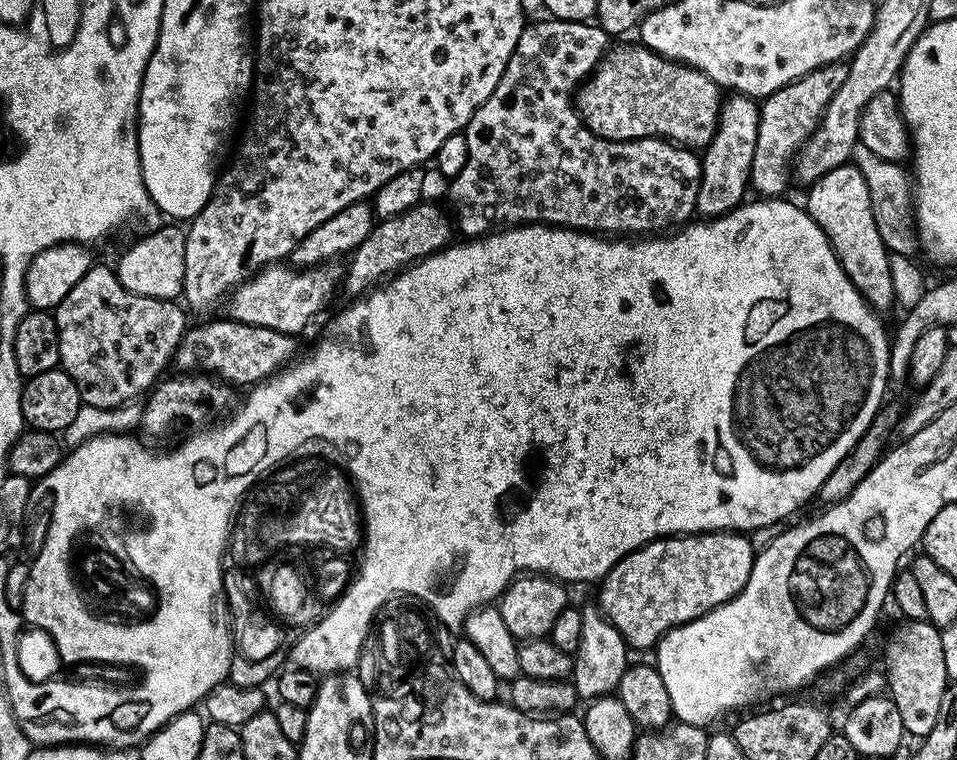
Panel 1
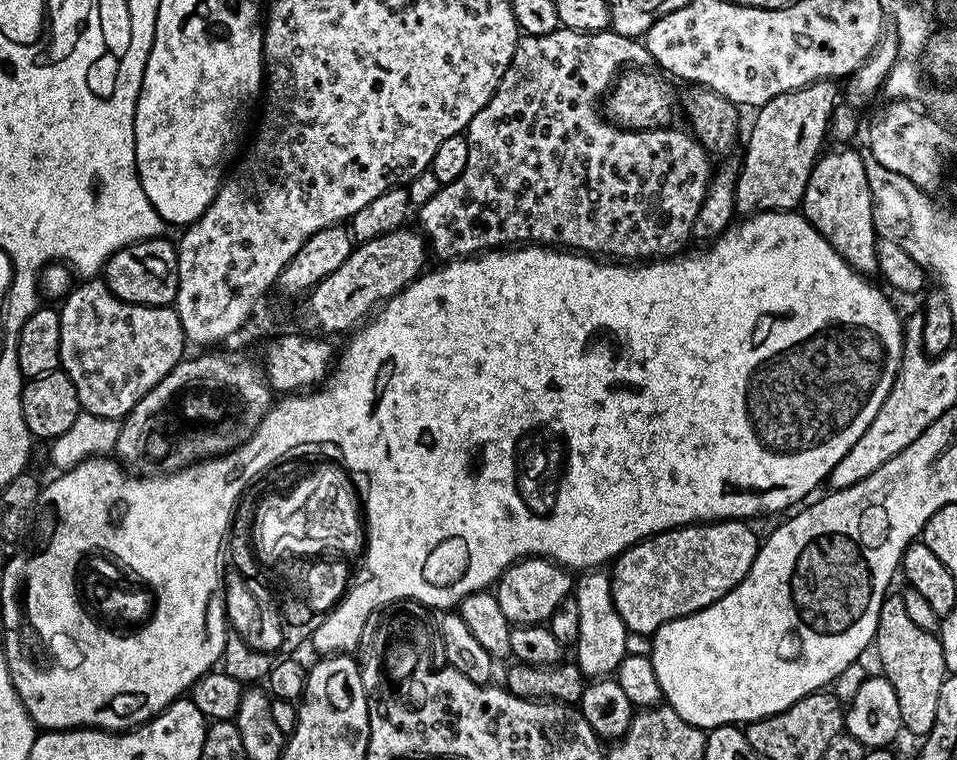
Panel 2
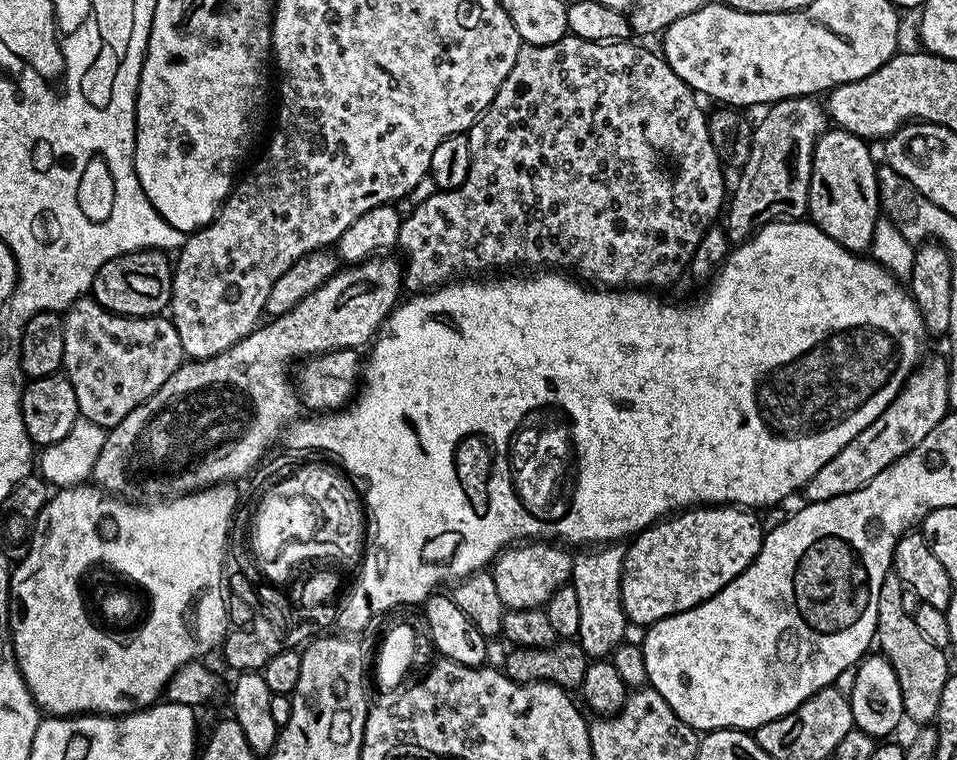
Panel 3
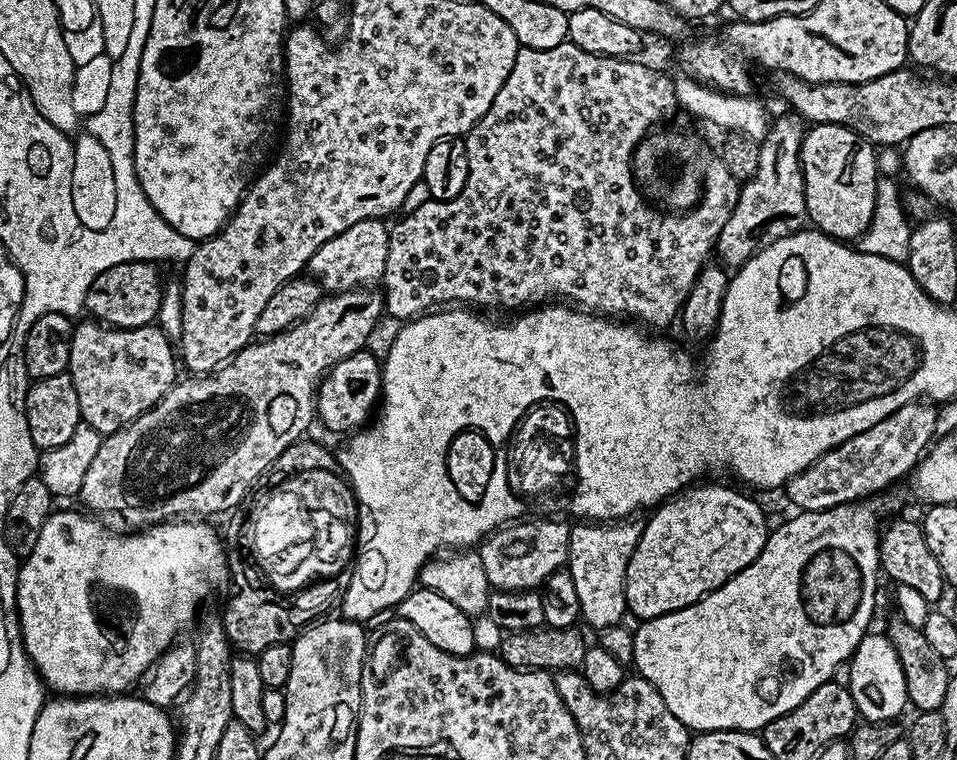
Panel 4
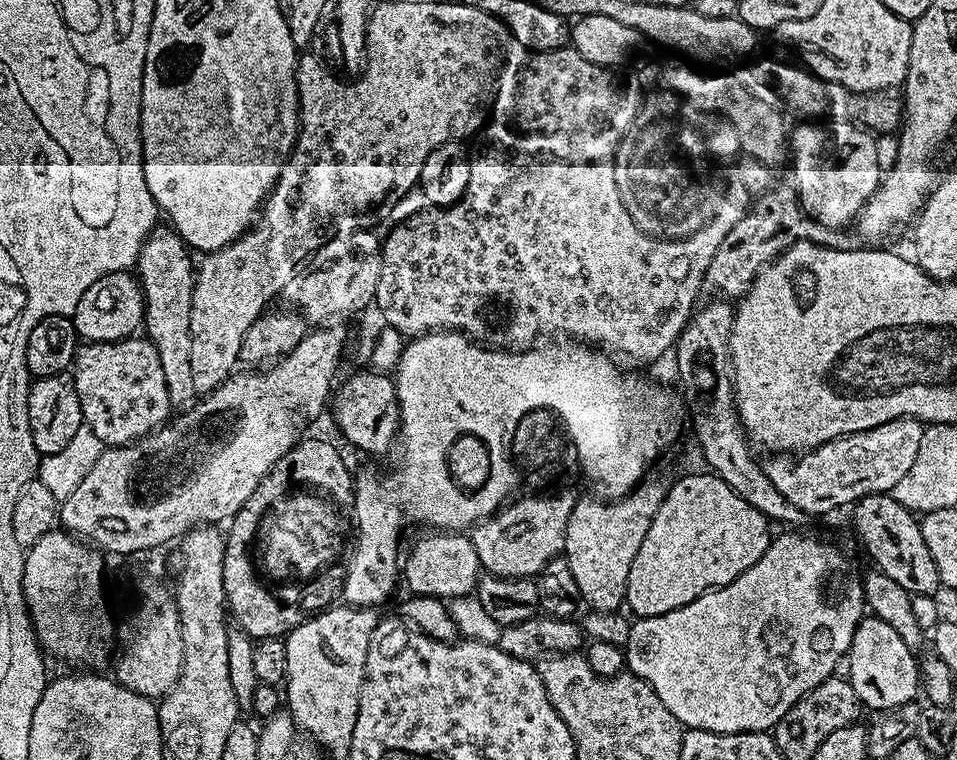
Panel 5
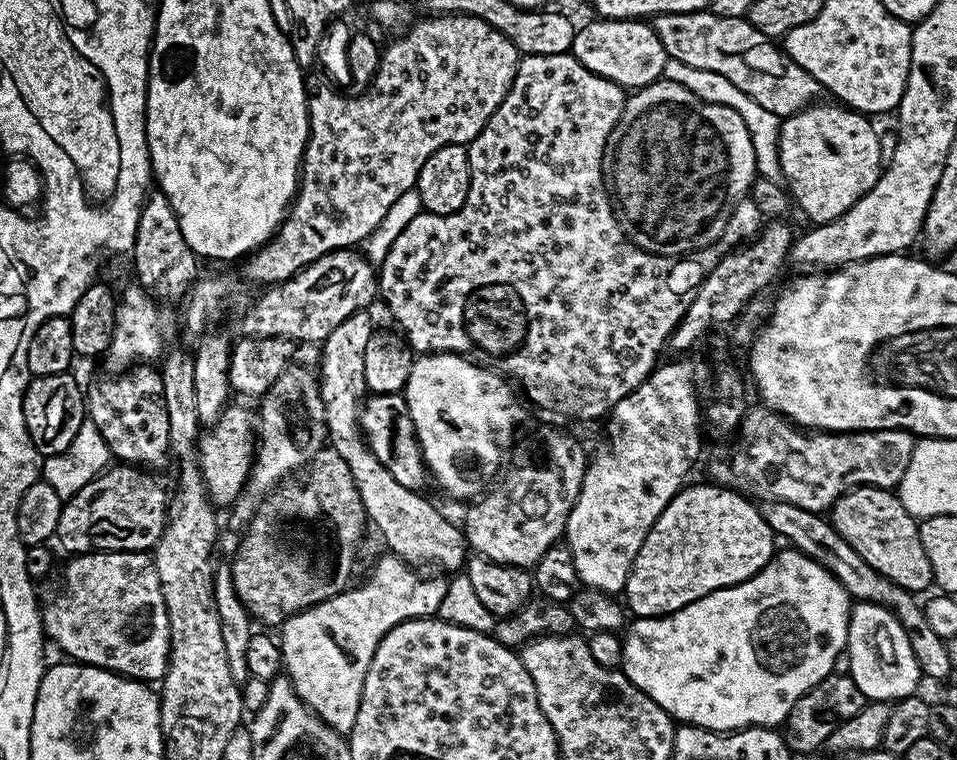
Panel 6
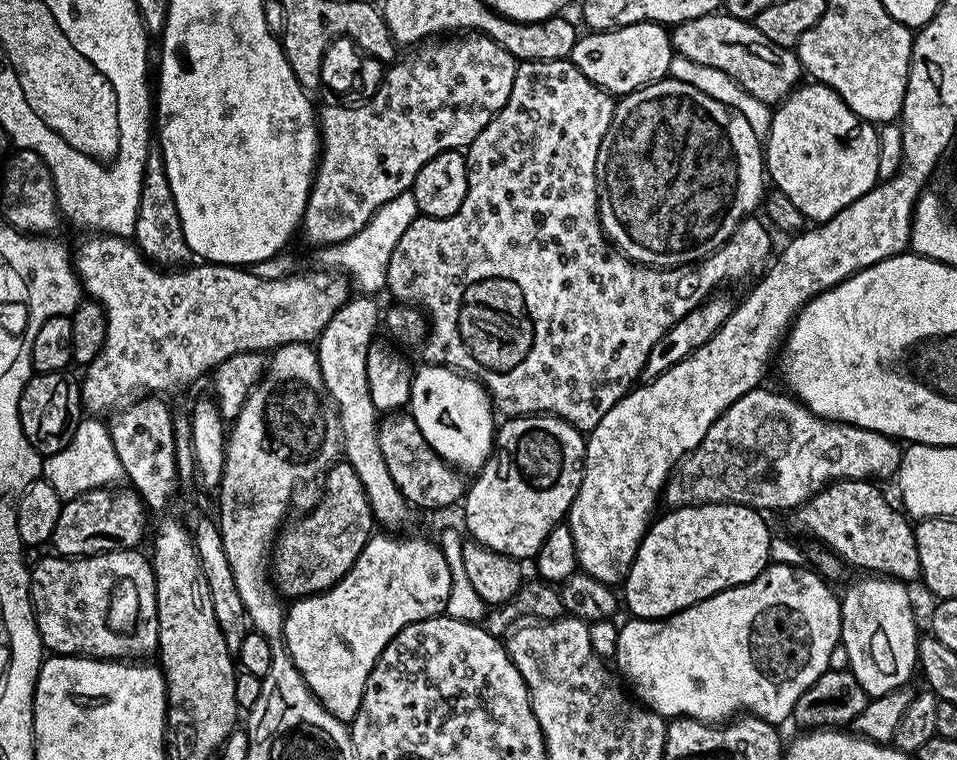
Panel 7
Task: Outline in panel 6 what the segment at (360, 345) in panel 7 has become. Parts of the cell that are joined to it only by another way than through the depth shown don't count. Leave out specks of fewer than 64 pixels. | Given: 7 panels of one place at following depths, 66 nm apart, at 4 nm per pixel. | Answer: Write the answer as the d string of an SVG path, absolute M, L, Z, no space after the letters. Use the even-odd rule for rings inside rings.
M367 311L350 314L344 322L334 326L332 333L322 342L324 353L320 356L318 371L318 397L324 403L323 427L326 429L327 443L350 466L354 474L354 486L362 498L364 515L380 531L382 539L388 543L387 551L398 556L411 566L433 564L445 568L449 574L456 574L466 564L466 541L463 531L456 528L424 497L424 494L394 482L390 470L374 458L370 446L364 441L360 430L360 410L366 396L363 378L363 354L369 341L374 323Z

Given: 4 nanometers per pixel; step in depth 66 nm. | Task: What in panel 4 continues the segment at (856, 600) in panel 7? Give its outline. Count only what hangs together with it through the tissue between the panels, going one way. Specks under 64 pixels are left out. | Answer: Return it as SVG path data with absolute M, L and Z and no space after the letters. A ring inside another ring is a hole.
M886 635L864 636L847 665L847 671L849 680L846 680L846 686L852 692L857 713L865 721L887 724L900 718L896 716L903 714L904 707L909 707L906 674L903 673L902 662L899 661L895 646L891 644Z

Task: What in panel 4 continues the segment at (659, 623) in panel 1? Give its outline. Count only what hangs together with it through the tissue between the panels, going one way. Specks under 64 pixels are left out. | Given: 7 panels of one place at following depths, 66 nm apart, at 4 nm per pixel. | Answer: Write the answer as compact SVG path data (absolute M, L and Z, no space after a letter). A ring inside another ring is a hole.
M700 482L695 486L689 486L683 492L676 493L671 500L667 501L663 506L657 507L651 513L652 516L640 529L640 537L638 538L638 546L634 546L634 554L630 554L630 566L626 566L626 602L628 603L628 612L631 615L640 616L641 621L653 620L655 616L665 616L671 612L682 610L686 606L698 603L702 597L708 595L709 592L716 588L721 588L728 579L734 574L738 574L744 568L749 568L754 562L754 558L758 558L758 554L762 550L764 543L768 541L768 530L766 528L765 509L760 509L754 501L748 496L743 496L740 492L735 492L732 488L727 488L724 484L708 484L712 482Z

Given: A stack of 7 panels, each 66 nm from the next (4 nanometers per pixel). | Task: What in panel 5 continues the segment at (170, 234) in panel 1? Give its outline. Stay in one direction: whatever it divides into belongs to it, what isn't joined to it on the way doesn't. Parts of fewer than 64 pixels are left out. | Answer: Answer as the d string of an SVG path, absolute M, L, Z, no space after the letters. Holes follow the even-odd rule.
M131 271L106 274L102 278L98 278L98 282L91 284L86 290L86 294L82 294L76 311L72 313L70 319L76 327L77 337L81 341L101 344L102 342L129 339L135 333L132 331L136 327L139 329L144 323L144 288Z

